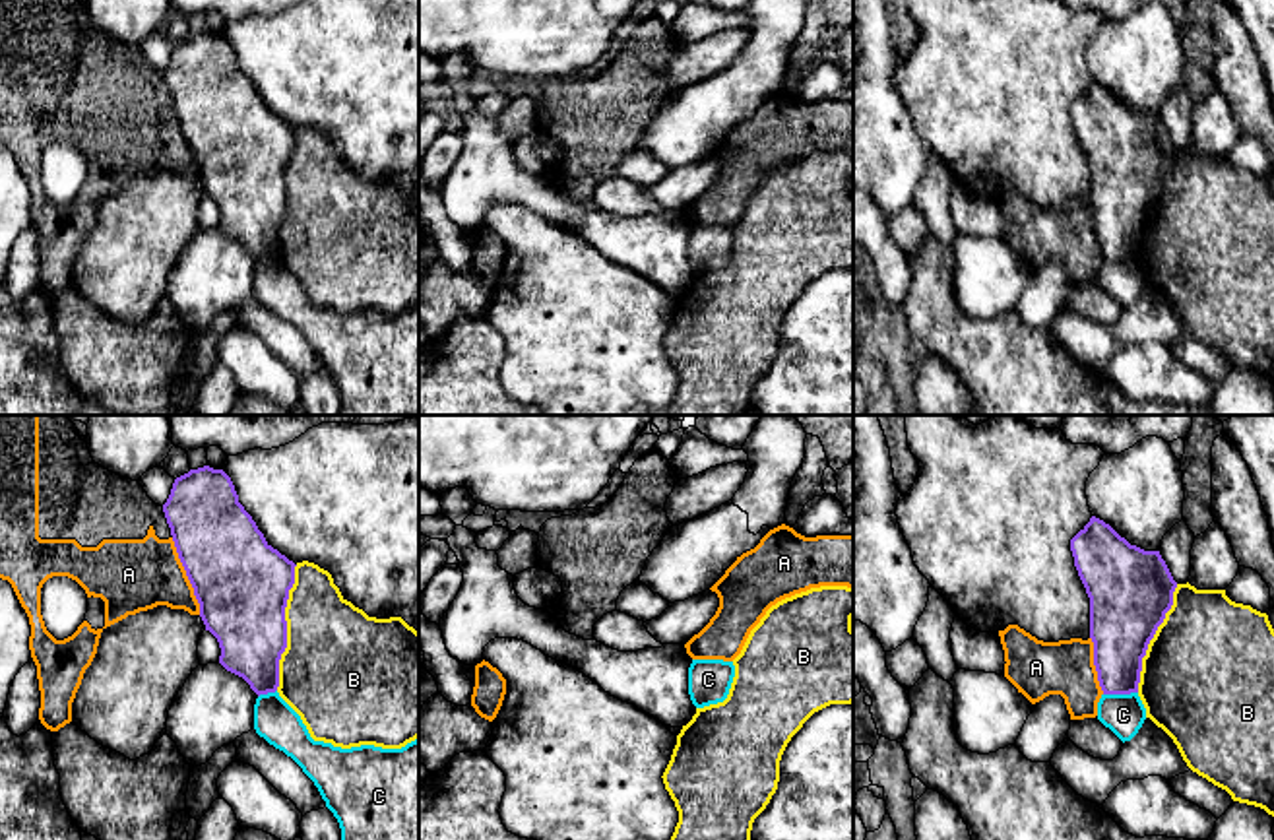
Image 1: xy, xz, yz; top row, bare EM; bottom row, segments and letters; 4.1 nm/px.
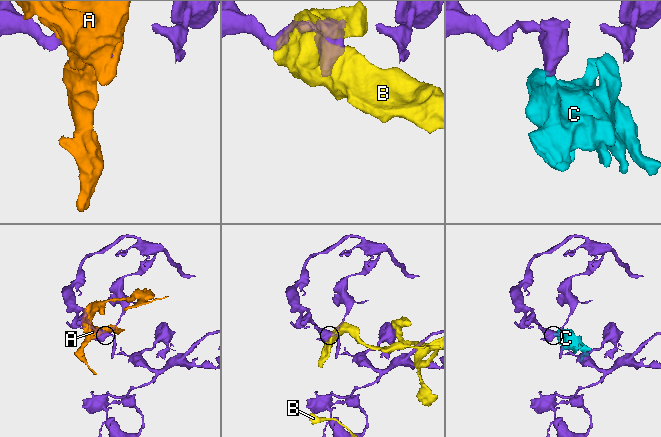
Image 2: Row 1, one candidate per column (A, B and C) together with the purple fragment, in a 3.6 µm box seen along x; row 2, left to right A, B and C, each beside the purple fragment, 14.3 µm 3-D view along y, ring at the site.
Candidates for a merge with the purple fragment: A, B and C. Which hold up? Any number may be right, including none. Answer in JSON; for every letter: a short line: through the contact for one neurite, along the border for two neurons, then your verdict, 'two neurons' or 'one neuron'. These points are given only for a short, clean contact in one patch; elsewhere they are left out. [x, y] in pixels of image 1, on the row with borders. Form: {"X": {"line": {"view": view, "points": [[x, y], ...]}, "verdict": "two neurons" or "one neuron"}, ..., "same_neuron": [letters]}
{"A": {"verdict": "two neurons"}, "B": {"verdict": "two neurons"}, "C": {"line": {"view": "yz", "points": [[1137, 691], [1104, 695]]}, "verdict": "two neurons"}, "same_neuron": []}

